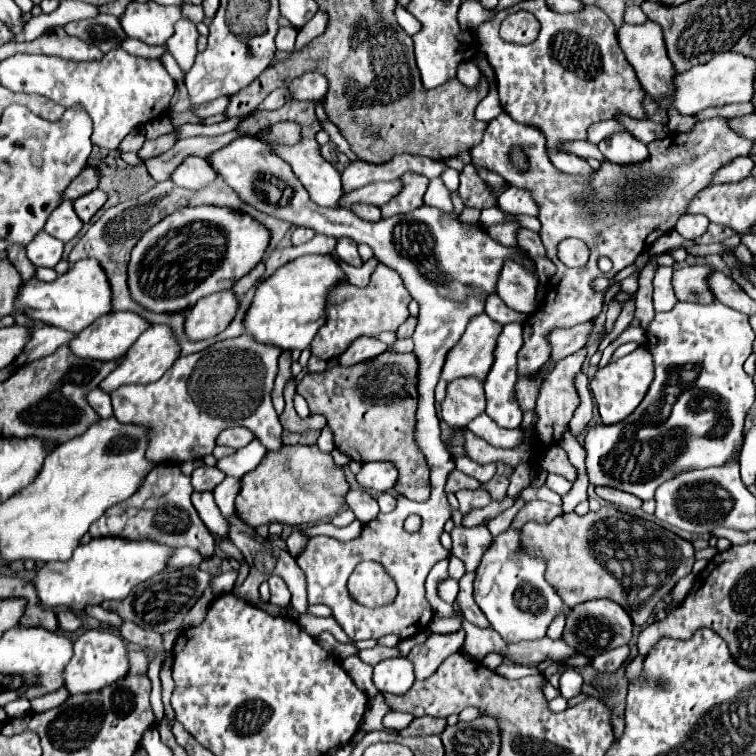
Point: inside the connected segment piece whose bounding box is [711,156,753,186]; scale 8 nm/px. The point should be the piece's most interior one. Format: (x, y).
(736, 170)

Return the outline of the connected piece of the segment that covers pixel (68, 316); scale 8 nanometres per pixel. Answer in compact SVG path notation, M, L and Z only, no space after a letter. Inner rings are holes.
M93 258L79 260L55 282L27 280L19 290L19 310L31 320L41 320L45 324L77 334L85 326L93 324L93 320L97 320L99 316L111 312L109 278L105 276L105 270L101 268L99 260Z

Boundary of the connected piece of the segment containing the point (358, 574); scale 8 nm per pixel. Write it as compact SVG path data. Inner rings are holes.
M361 562L349 578L349 592L365 606L383 606L395 598L397 588L381 564Z

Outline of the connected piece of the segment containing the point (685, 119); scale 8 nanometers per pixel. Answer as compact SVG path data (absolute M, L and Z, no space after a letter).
M669 108L669 130L673 134L683 134L683 132L691 132L695 128L695 124L699 122L695 116L683 116L679 114L675 108Z

